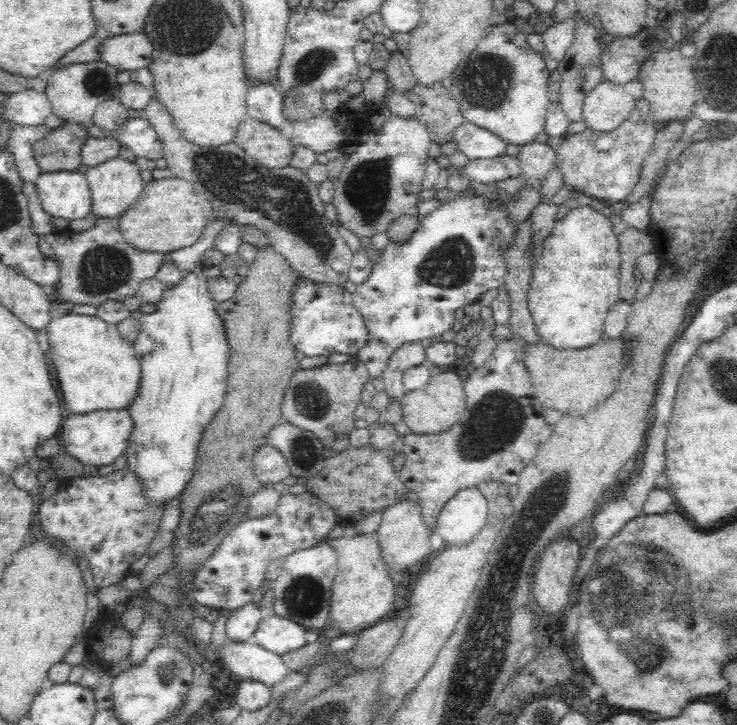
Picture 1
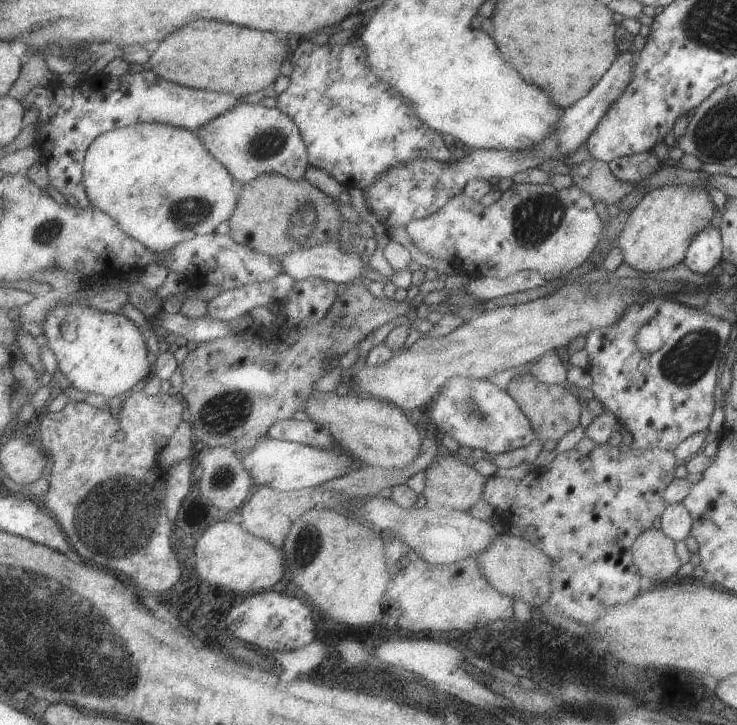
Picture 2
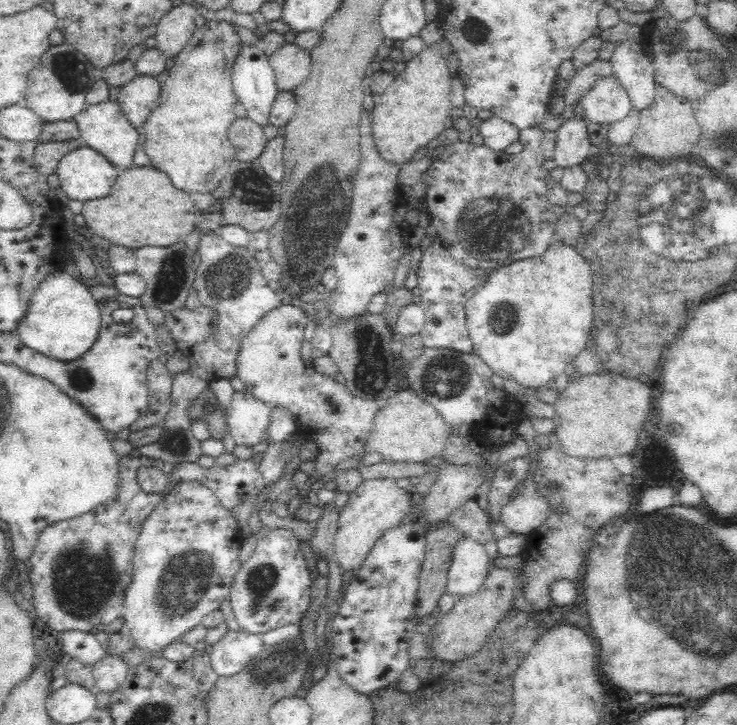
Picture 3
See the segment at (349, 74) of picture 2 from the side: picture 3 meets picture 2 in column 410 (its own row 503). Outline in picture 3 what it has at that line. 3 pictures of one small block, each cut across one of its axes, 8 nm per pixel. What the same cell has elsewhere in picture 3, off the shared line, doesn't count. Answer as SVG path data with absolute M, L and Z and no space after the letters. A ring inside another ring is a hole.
M127 455L119 457L117 462L117 483L115 497L98 504L90 512L75 516L47 526L38 537L33 553L26 559L26 568L30 572L32 584L32 608L36 612L36 620L40 624L48 624L58 632L80 631L90 632L100 624L109 625L116 618L123 616L125 606L125 590L130 584L134 572L134 550L138 535L141 534L148 515L164 502L166 495L177 484L171 478L172 465L145 456L130 458ZM142 466L154 466L169 477L162 492L144 492L138 484L136 474Z

